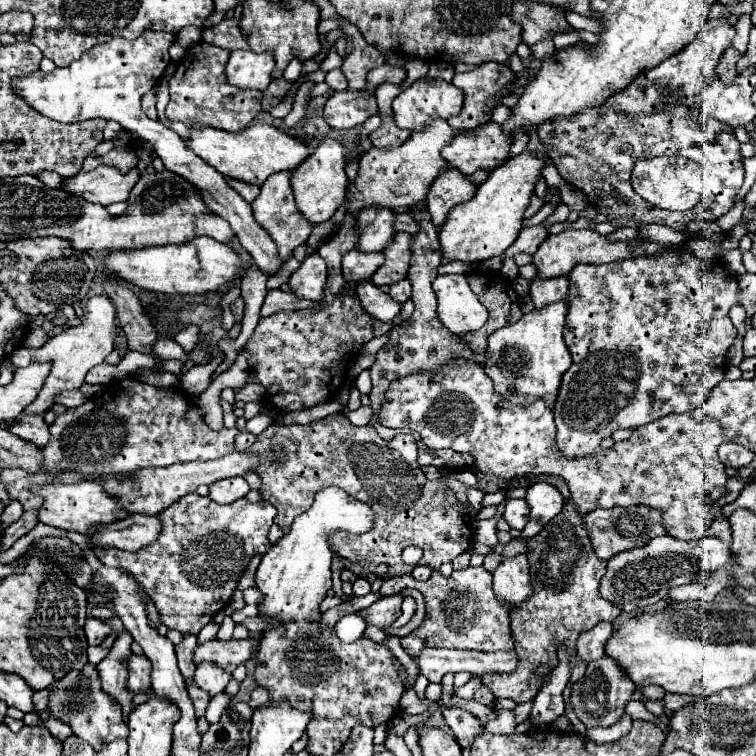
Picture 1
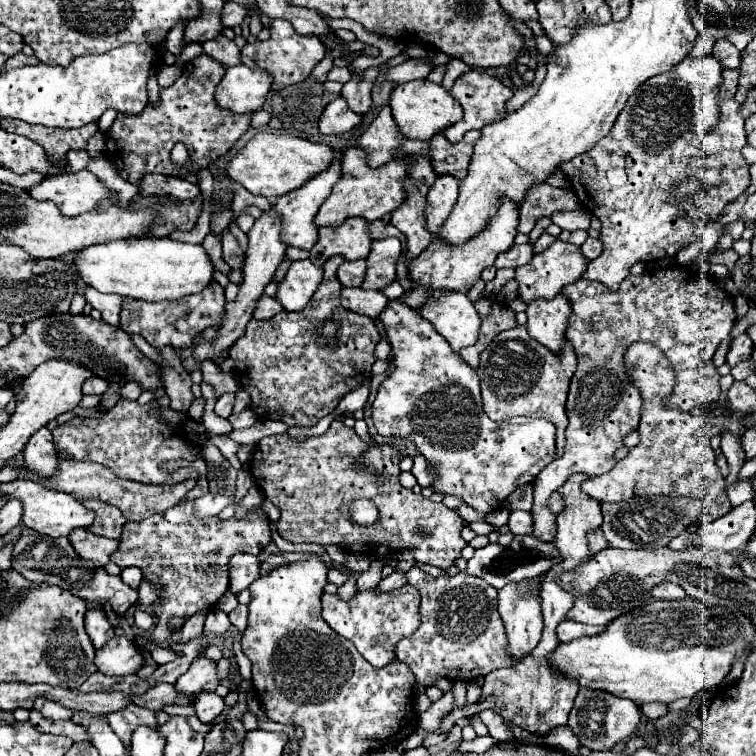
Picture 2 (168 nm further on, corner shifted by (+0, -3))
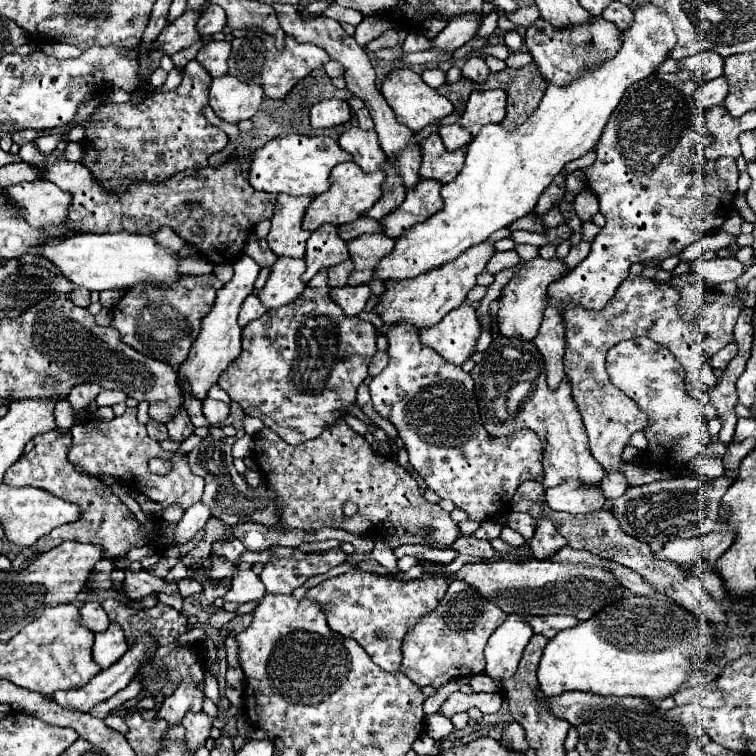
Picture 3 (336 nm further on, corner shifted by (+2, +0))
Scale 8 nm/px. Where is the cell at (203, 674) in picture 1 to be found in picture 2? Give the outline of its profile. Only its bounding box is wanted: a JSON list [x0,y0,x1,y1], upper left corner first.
[192,693,224,723]

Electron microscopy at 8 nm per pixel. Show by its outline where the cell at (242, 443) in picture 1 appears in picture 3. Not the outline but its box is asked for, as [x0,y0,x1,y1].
[94,390,126,406]

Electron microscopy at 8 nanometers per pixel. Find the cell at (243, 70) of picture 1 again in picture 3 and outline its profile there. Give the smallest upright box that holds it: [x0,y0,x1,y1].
[210,74,264,124]

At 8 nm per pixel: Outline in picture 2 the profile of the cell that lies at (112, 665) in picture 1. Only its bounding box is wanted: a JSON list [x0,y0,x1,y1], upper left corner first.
[108,705,158,749]

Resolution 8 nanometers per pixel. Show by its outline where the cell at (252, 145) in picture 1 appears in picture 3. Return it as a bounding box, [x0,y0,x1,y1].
[248,134,352,196]

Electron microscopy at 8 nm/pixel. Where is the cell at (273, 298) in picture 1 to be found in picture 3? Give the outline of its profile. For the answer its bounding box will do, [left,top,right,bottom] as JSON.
[240,294,266,328]

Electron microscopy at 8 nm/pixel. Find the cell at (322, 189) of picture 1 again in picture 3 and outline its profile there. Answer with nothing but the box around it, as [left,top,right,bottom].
[266,194,312,258]

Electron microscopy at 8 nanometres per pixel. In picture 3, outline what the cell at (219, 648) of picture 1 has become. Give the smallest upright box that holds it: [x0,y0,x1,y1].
[156,678,204,726]

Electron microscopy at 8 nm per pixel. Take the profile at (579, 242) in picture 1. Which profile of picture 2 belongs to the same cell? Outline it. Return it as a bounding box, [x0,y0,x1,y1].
[514,239,588,303]

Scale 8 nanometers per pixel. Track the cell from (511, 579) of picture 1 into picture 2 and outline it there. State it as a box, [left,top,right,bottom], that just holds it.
[498,579,542,661]

